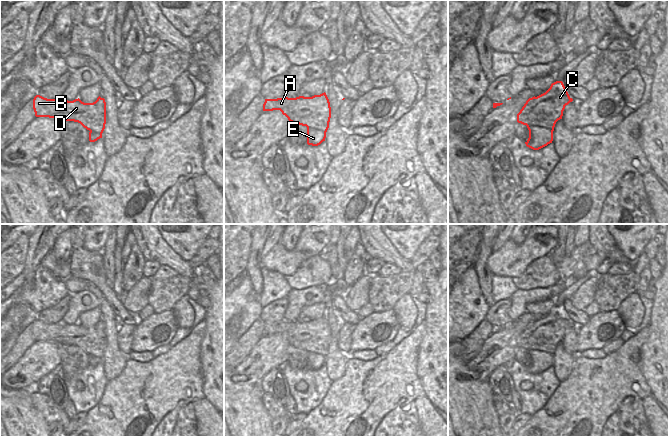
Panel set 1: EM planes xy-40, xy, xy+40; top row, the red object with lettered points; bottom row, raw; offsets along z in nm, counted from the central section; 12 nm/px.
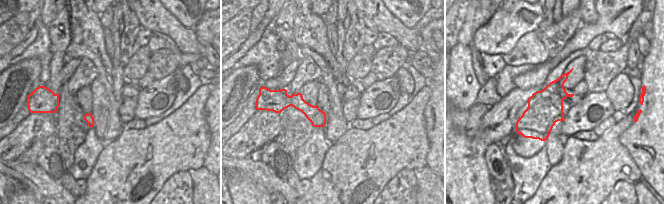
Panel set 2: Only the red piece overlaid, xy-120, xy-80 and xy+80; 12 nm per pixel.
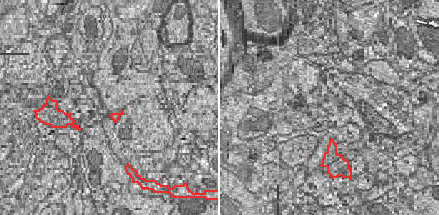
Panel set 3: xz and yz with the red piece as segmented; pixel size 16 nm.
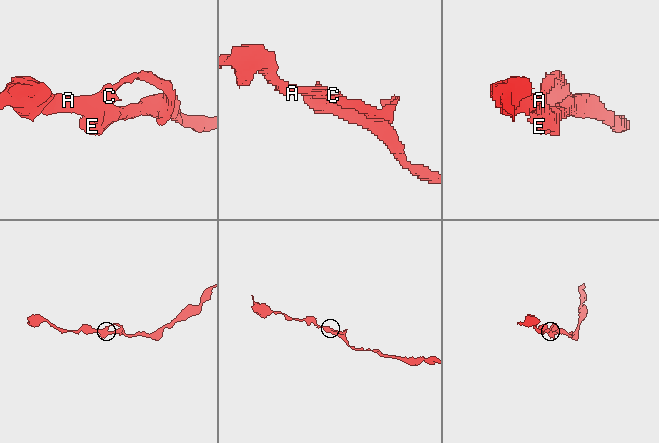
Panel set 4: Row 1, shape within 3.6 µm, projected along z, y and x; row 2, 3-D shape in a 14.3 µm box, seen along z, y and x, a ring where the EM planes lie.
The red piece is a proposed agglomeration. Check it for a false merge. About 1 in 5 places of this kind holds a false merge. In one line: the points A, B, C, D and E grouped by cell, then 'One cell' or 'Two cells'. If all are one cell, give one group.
Groups: A B C D E. One cell.

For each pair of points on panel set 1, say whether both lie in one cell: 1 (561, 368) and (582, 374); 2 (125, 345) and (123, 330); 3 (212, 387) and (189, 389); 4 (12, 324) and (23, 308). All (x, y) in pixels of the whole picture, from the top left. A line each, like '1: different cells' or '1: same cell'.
1: different cells
2: same cell
3: different cells
4: same cell

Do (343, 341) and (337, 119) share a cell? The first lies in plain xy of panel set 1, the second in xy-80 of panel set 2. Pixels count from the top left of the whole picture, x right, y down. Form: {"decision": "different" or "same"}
{"decision": "different"}

